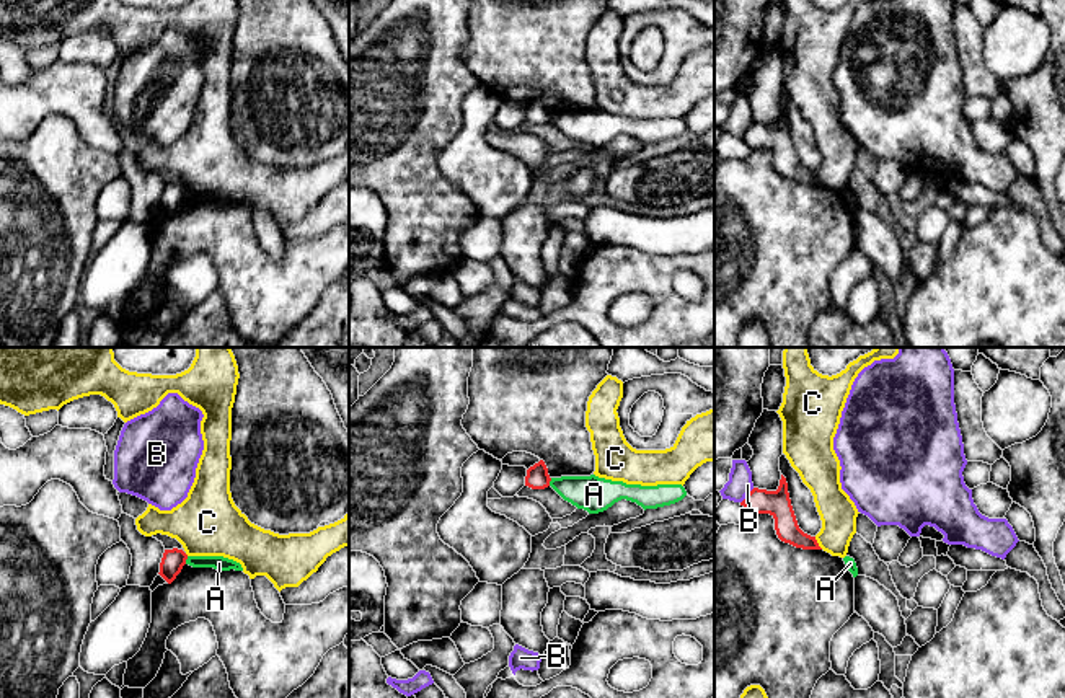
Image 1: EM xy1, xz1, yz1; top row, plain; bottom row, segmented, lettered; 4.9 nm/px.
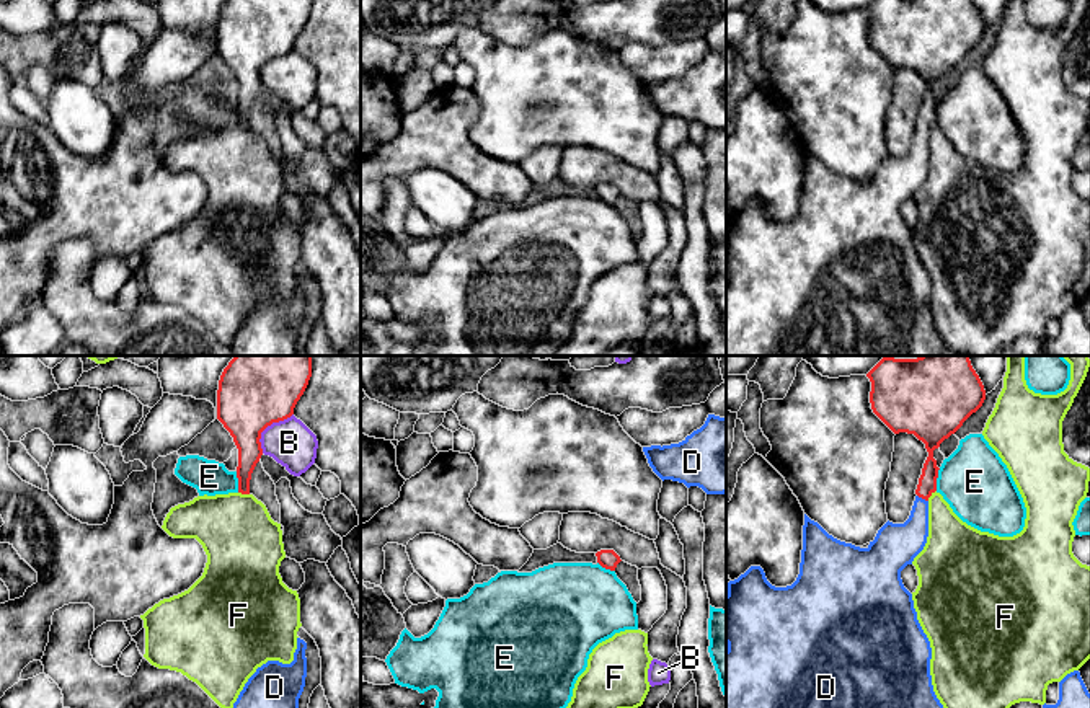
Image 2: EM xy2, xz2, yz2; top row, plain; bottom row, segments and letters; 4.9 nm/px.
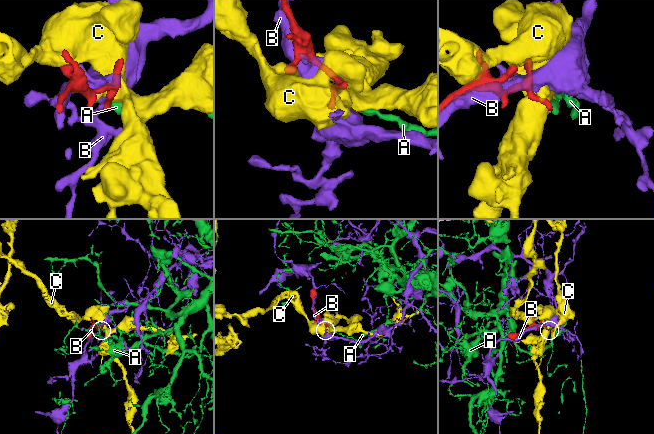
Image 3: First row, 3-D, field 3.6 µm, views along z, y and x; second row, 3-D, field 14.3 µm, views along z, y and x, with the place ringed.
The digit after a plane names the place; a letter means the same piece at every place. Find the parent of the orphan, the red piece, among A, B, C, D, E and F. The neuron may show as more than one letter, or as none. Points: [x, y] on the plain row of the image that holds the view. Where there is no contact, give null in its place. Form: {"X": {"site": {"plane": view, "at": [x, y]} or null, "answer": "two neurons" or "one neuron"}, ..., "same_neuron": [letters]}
{"A": {"site": {"plane": "xy1", "at": [186, 193]}, "answer": "two neurons"}, "B": {"site": {"plane": "xy2", "at": [266, 61]}, "answer": "two neurons"}, "C": {"site": {"plane": "yz1", "at": [817, 178]}, "answer": "two neurons"}, "D": {"site": {"plane": "yz2", "at": [922, 132]}, "answer": "one neuron"}, "E": {"site": {"plane": "yz2", "at": [935, 115]}, "answer": "two neurons"}, "F": {"site": {"plane": "yz2", "at": [930, 129]}, "answer": "two neurons"}, "same_neuron": ["D"]}

